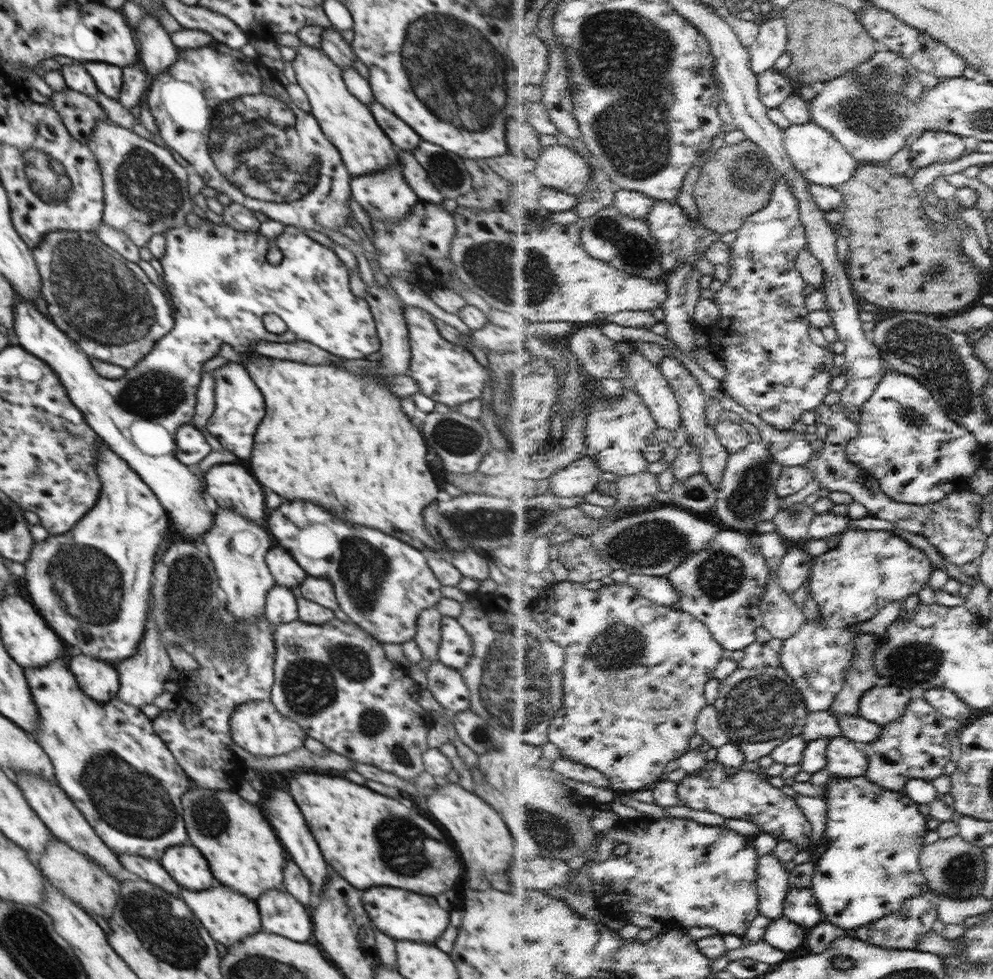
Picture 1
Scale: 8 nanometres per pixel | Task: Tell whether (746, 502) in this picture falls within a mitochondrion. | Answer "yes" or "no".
yes

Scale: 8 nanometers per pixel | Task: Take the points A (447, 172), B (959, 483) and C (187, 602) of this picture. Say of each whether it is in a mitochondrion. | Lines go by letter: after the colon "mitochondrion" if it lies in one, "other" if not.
A: mitochondrion
B: other
C: mitochondrion

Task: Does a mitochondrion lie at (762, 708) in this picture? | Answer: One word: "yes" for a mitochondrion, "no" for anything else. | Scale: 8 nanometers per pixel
yes

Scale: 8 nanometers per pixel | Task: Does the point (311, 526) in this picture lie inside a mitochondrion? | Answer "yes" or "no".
no

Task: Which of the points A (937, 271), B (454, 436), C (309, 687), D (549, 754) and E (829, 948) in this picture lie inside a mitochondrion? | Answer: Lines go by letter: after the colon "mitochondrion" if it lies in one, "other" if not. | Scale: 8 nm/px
A: mitochondrion
B: mitochondrion
C: mitochondrion
D: other
E: other

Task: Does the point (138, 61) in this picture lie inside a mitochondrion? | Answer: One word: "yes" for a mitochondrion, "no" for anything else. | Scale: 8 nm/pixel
no

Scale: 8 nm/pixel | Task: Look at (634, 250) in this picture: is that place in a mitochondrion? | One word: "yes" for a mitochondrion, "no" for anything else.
yes

